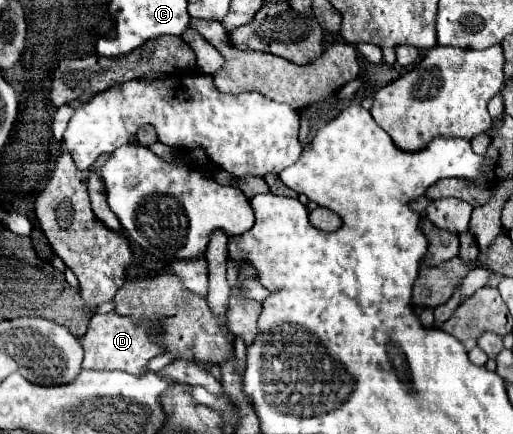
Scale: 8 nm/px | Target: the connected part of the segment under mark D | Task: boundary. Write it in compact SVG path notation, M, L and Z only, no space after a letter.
M115 311L111 313L95 313L91 317L89 329L83 335L81 343L85 349L85 359L83 359L83 369L97 369L97 371L127 371L131 375L143 375L147 373L147 363L157 357L163 355L163 343L157 341L157 337L153 333L149 333L155 327L155 323L135 323L131 317L119 315Z

